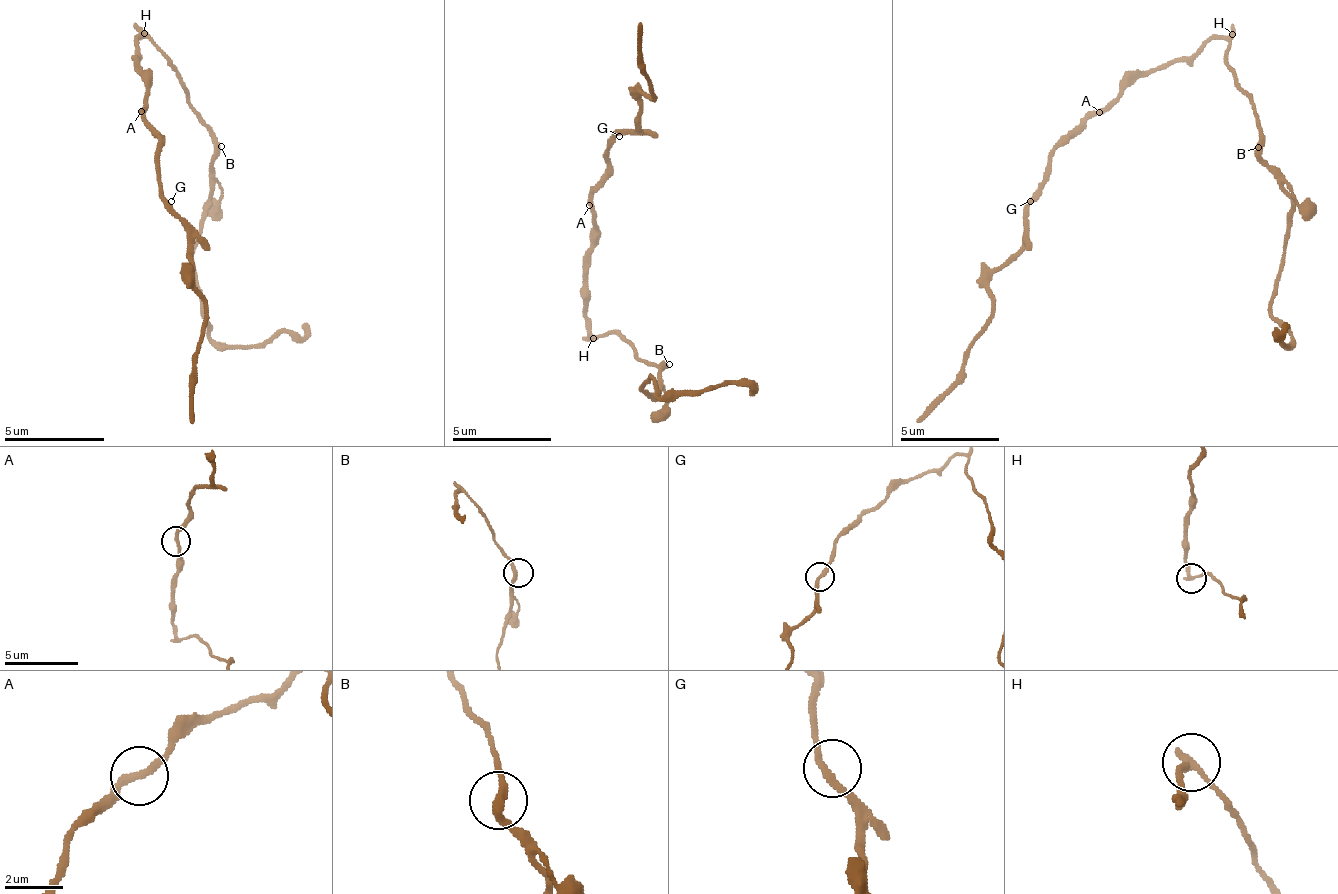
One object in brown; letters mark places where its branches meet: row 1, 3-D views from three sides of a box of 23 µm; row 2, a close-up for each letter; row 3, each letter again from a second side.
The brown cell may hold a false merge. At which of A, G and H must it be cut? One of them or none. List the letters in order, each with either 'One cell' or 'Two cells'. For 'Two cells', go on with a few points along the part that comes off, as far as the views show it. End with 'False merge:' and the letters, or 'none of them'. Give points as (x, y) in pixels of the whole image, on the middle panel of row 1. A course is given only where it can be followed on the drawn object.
A: One cell
G: One cell
H: Two cells. Course of the part to remove: (594, 339), (619, 334), (664, 369), (654, 399), (639, 389), (649, 379), (758, 394)
False merge: H

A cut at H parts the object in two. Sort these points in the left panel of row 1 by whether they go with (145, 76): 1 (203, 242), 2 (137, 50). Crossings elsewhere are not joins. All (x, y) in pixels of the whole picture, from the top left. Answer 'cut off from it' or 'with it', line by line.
1: with it
2: with it

